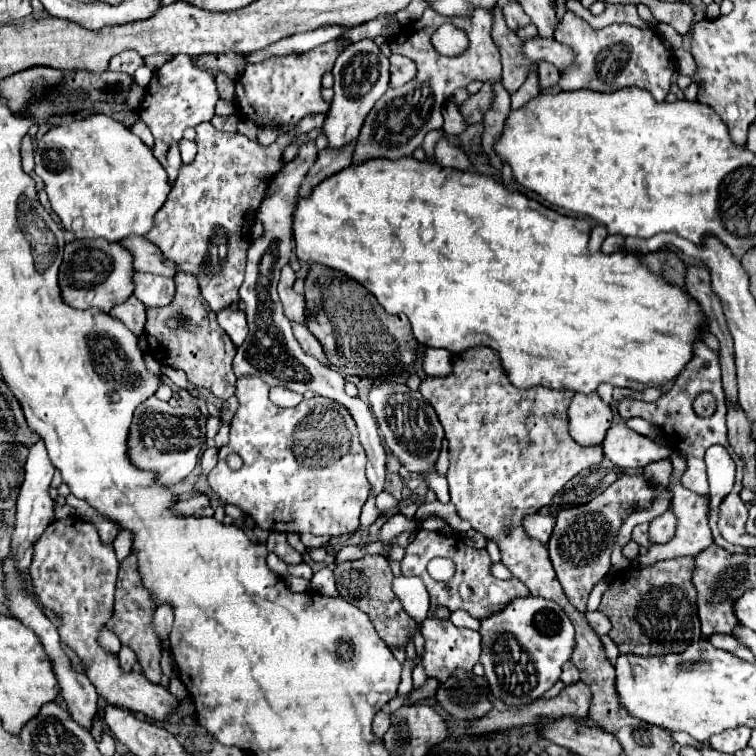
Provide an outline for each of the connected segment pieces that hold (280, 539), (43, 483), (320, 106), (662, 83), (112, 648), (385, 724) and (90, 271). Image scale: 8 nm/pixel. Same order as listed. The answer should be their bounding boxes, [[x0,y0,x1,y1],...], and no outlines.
[[267,532,303,564],[11,440,55,592],[235,38,349,126],[555,12,673,102],[99,630,121,652],[373,710,389,736],[59,240,133,312]]

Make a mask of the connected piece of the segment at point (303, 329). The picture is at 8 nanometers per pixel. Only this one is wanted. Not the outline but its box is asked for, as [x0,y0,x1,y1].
[293,324,329,366]

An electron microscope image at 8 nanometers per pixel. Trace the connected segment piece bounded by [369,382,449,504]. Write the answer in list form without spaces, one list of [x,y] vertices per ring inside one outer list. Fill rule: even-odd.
[[[397,382],[377,384],[369,394],[369,402],[371,402],[379,430],[383,434],[389,450],[401,460],[403,466],[407,466],[409,472],[413,472],[413,474],[427,472],[429,474],[427,488],[435,490],[437,500],[447,504],[449,502],[447,478],[439,476],[435,470],[429,470],[429,468],[433,468],[433,464],[439,456],[441,440],[443,440],[443,426],[433,410],[433,406],[429,406],[429,402],[425,402],[425,398],[419,392],[411,392],[405,384],[397,384]]]

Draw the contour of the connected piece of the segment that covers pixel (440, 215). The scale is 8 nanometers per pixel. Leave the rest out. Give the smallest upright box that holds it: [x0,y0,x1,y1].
[293,156,705,394]

